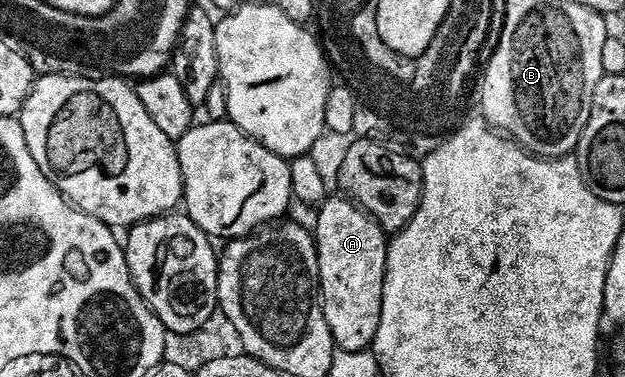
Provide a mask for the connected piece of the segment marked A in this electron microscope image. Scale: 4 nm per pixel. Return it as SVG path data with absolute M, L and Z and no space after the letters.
M332 195L322 199L316 208L321 308L334 344L343 351L364 351L379 329L387 233L352 199Z

